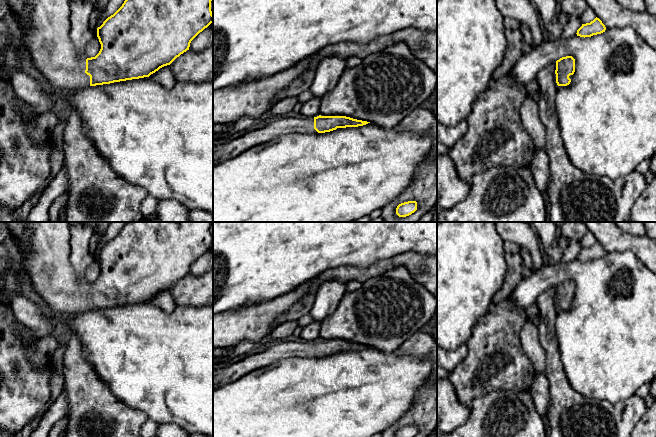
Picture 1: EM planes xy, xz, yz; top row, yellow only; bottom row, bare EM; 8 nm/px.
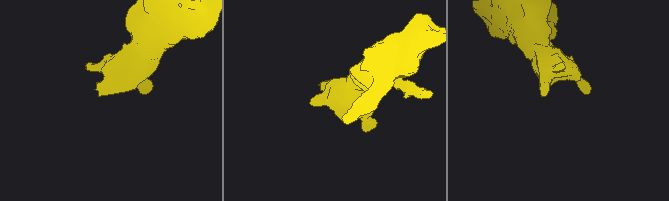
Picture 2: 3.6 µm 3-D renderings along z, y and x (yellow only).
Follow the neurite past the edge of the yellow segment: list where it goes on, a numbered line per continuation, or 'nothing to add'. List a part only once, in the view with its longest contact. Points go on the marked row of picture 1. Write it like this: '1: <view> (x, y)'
1: xy (47, 25)

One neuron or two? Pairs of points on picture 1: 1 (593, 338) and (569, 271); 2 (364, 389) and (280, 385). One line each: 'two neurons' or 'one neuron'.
1: one neuron
2: one neuron

